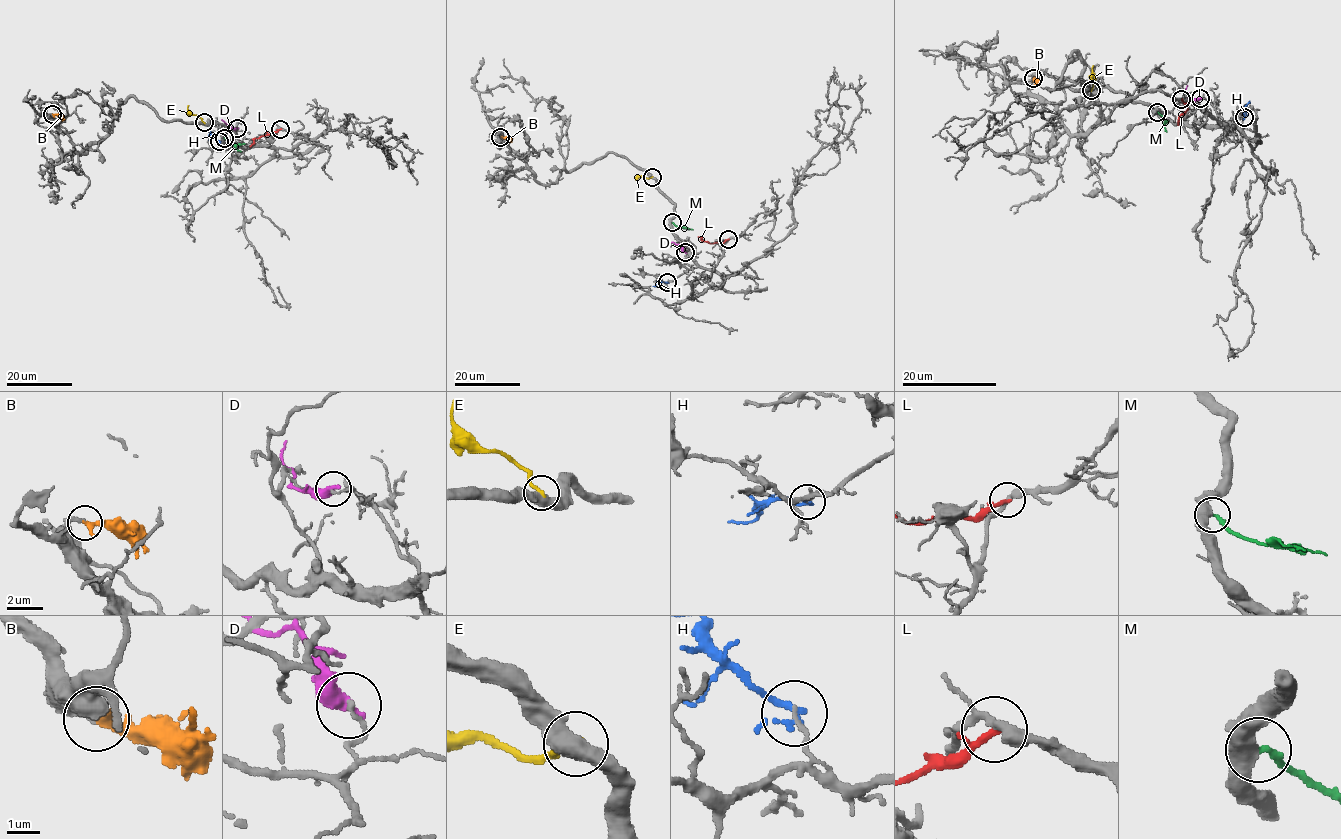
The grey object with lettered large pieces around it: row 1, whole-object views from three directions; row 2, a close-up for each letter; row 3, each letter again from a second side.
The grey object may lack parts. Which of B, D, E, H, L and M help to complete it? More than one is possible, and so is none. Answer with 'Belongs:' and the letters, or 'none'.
Belongs: B

